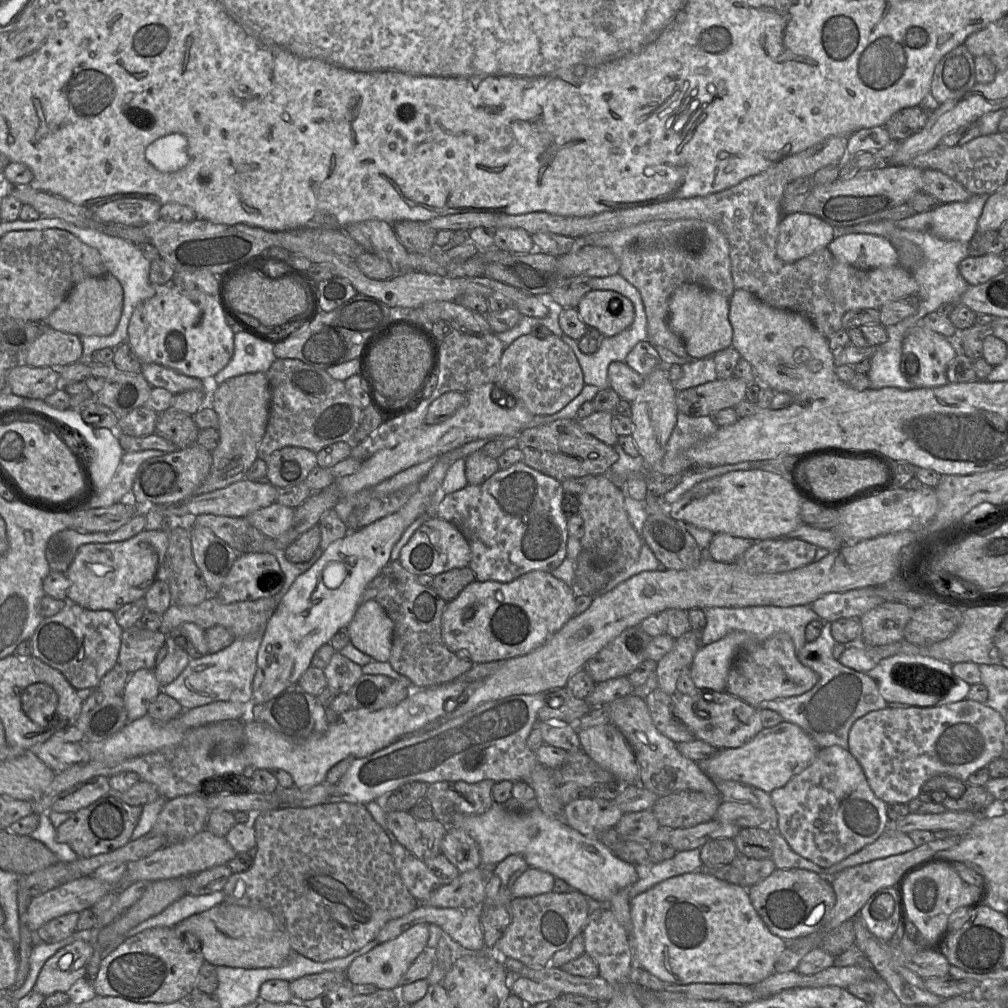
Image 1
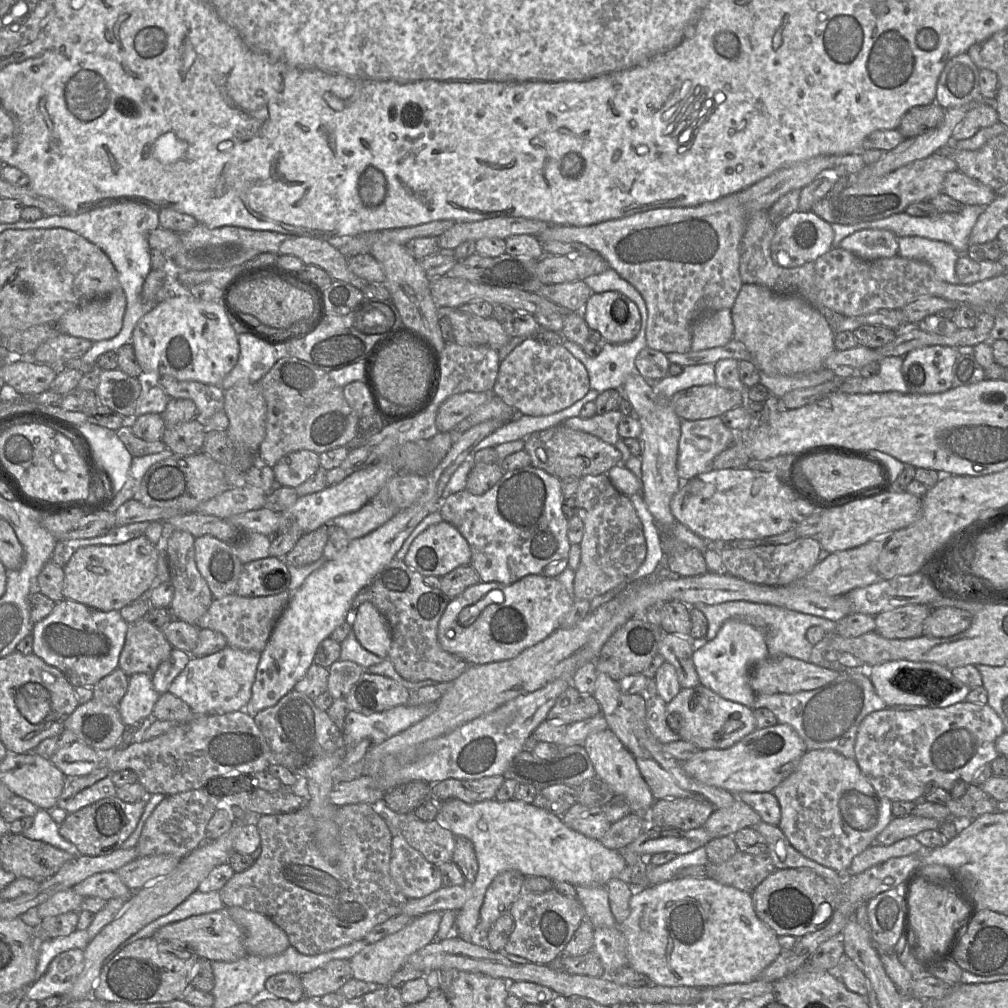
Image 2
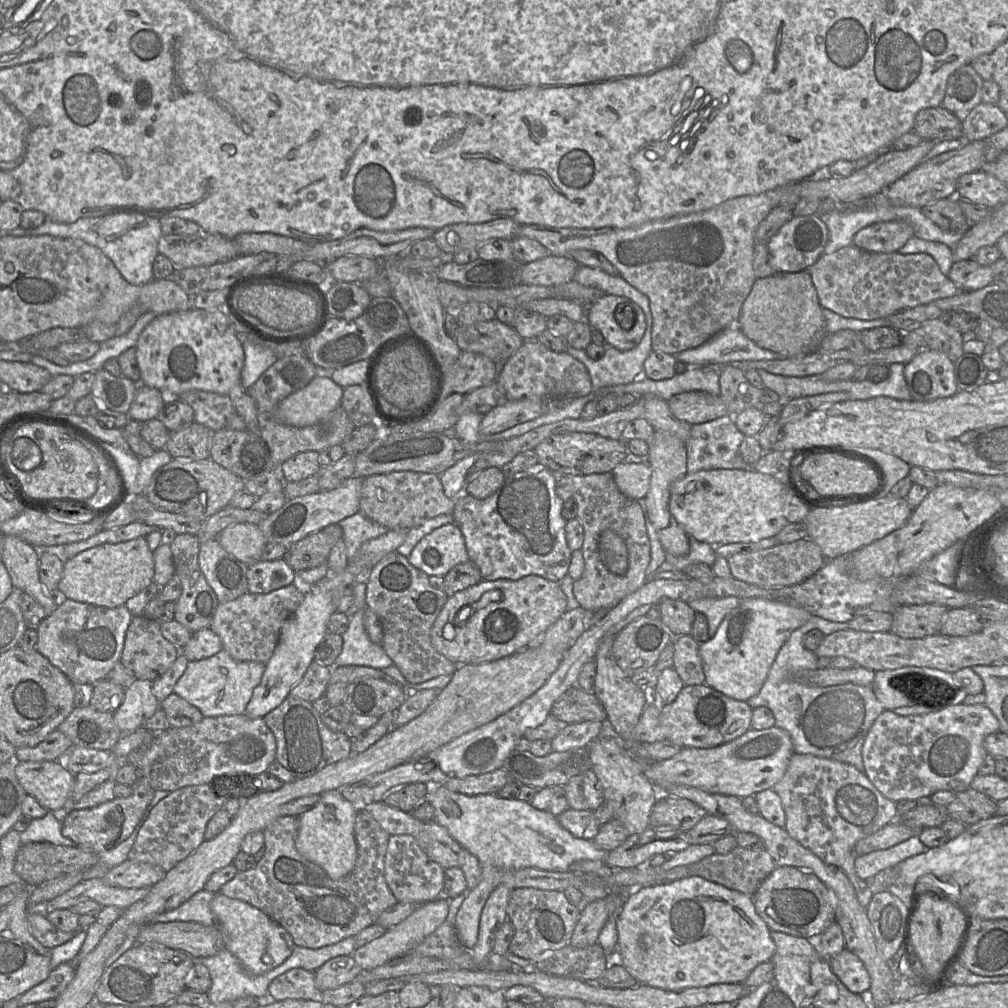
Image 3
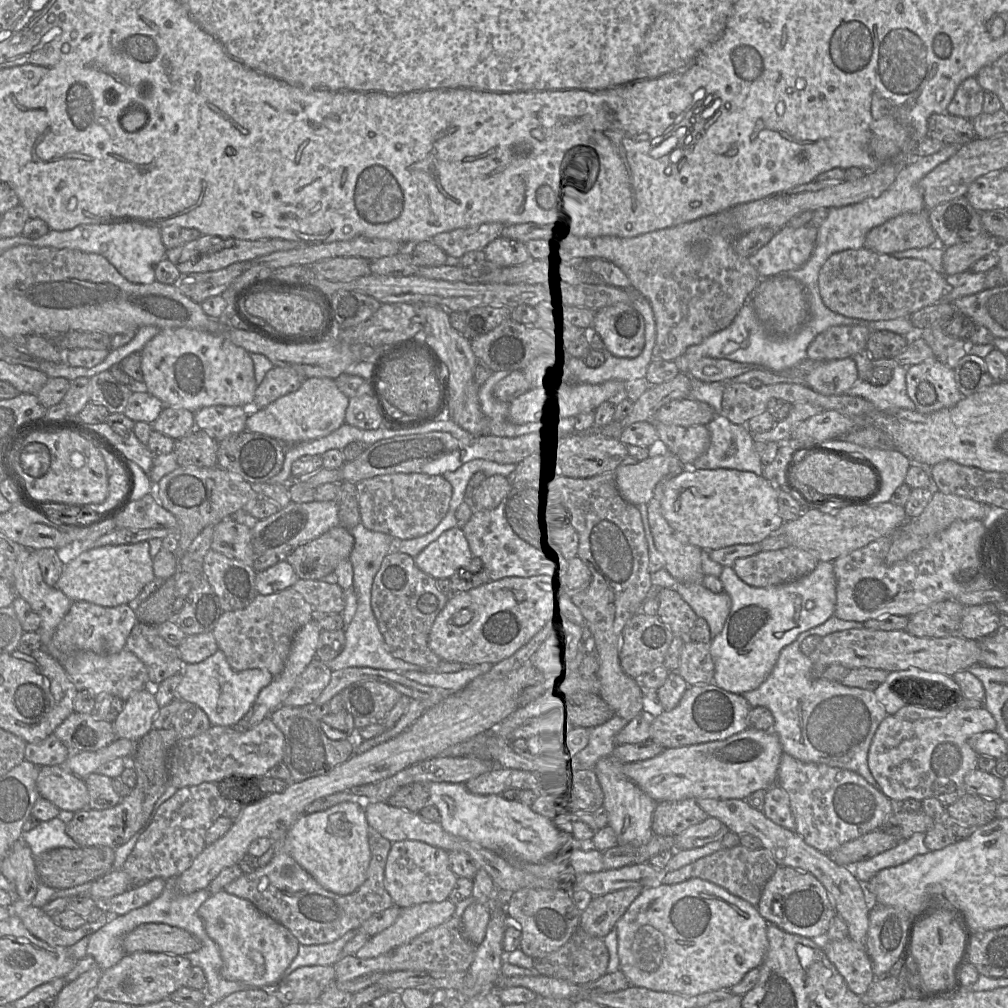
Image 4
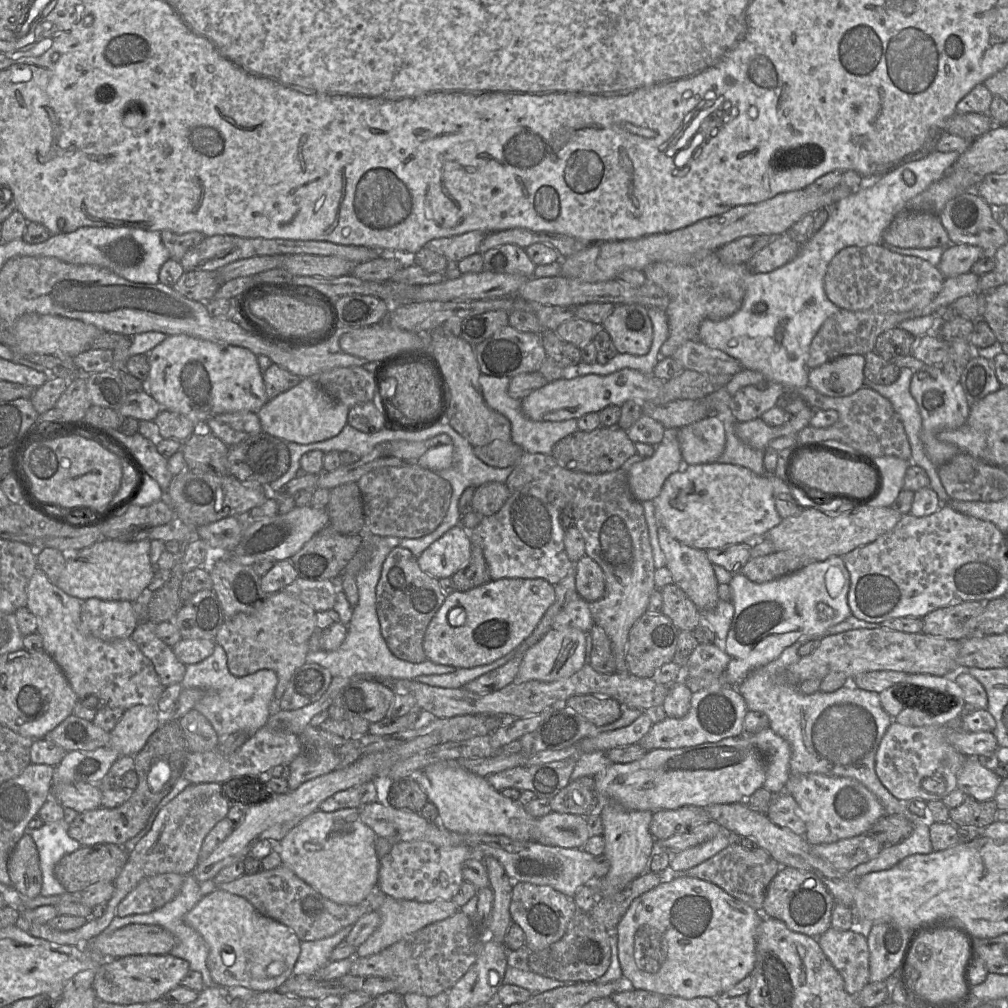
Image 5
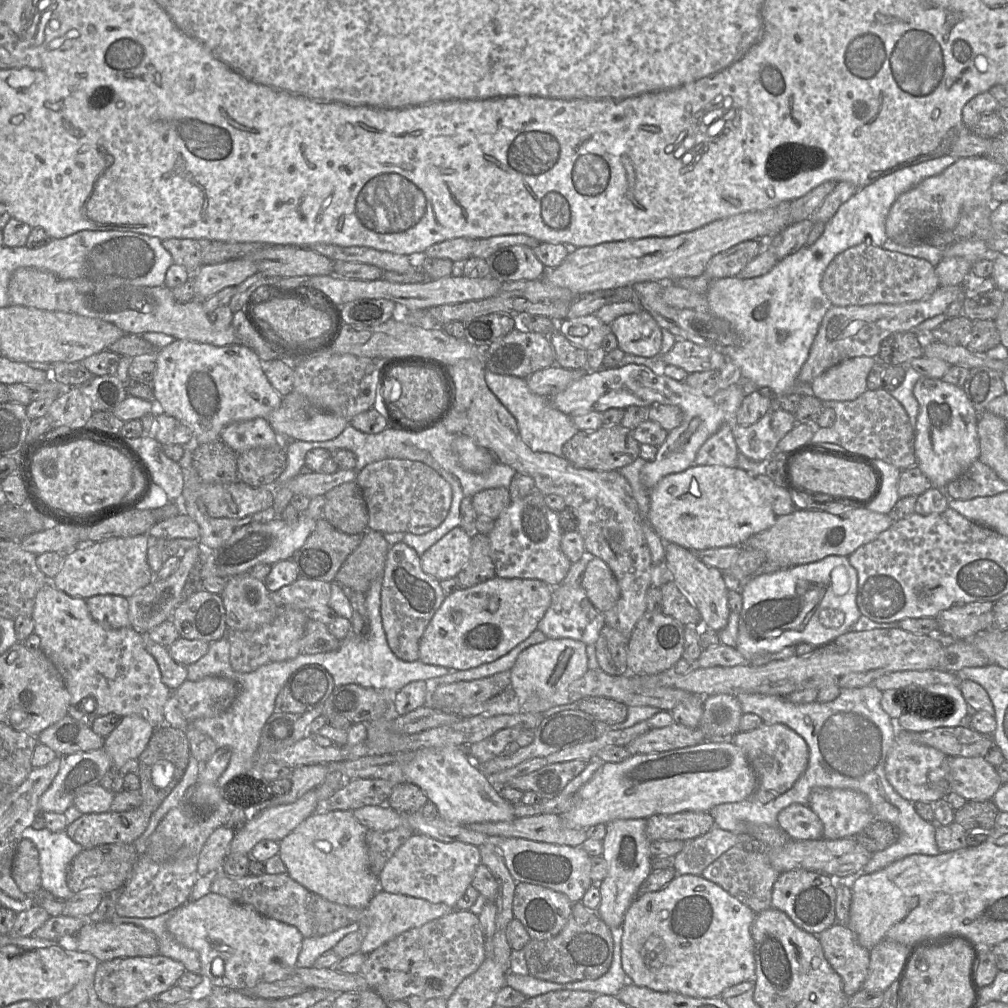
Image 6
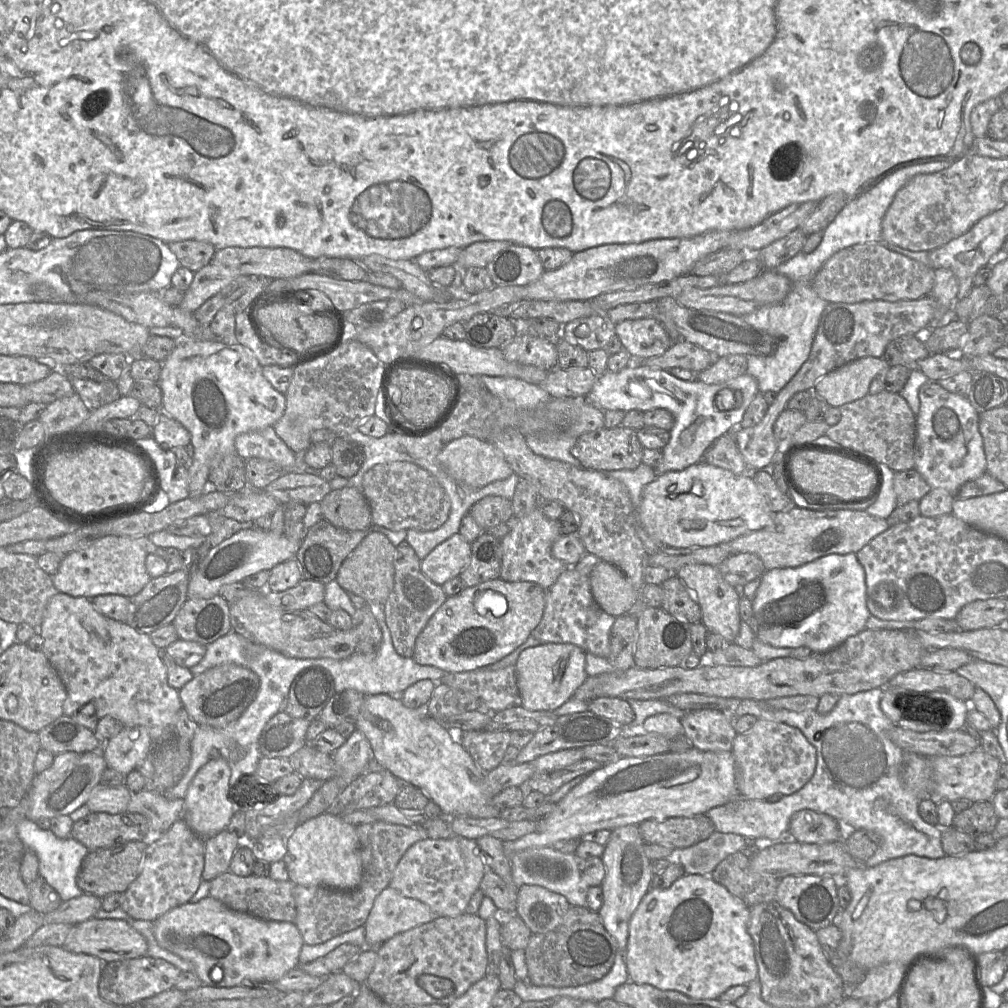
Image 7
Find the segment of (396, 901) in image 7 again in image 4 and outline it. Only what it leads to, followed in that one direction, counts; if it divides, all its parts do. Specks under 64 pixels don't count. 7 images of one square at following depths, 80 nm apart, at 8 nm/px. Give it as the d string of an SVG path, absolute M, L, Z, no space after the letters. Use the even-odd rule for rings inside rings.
M449 899L401 908L396 921L372 936L355 954L360 959L375 958L410 942L454 915L456 904Z

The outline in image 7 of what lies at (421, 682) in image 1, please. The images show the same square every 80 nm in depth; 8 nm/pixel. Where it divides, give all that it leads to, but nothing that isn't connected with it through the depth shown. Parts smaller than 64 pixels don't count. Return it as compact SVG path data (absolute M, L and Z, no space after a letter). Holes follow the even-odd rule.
M402 541L396 546L396 550L394 587L383 610L395 650L403 657L412 658L417 637L433 614L446 601L447 595L441 585L434 583L422 573L421 560L407 541Z

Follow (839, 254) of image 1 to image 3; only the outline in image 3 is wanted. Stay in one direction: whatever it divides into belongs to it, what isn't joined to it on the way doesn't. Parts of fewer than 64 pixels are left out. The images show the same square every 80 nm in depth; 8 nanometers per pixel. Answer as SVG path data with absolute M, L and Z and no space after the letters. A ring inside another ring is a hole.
M906 221L876 223L861 229L853 238L853 246L873 253L898 252L914 237L914 229Z

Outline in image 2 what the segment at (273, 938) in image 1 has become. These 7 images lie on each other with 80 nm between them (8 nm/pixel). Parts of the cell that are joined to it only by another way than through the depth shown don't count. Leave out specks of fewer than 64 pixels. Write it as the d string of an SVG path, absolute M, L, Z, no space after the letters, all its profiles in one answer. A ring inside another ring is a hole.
M226 908L167 924L157 930L153 937L158 941L185 947L199 958L210 961L235 962L248 955L244 946L243 930L228 915Z

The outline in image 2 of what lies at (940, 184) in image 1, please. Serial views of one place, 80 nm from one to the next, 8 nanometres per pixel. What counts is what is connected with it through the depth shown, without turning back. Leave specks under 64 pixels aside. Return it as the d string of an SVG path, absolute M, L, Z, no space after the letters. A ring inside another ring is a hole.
M958 170L947 174L943 193L964 205L988 206L997 196L990 187Z

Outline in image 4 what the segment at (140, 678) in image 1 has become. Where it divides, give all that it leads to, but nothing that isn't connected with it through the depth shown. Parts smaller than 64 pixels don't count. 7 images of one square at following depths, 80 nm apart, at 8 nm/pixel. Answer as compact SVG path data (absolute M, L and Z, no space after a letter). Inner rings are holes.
M149 686L132 694L112 723L117 738L139 741L153 729L153 720L159 712L154 689Z

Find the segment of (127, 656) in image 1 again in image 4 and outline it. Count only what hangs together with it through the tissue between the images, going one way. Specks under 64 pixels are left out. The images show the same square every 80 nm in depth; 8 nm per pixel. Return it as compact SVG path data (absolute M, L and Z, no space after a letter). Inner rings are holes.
M141 621L132 628L125 649L144 663L152 688L168 677L181 673L185 665L178 648L165 641L156 626Z

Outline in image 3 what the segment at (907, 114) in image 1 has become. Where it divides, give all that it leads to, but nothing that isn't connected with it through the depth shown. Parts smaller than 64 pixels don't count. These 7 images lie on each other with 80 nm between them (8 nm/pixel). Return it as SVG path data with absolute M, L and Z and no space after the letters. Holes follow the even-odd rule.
M943 106L920 110L915 118L913 131L923 140L933 142L963 139L961 119Z

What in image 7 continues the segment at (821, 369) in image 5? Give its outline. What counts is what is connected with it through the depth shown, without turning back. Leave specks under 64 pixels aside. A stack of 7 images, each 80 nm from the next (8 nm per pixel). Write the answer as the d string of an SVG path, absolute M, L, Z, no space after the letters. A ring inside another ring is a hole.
M861 357L823 376L813 392L831 406L840 407L869 394L871 381L888 367L883 357Z

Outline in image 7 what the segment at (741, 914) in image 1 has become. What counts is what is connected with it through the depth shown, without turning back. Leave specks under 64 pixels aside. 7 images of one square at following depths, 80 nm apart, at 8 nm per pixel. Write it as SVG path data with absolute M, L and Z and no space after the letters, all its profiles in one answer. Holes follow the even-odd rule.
M684 874L669 888L650 888L640 901L629 921L628 944L625 950L625 963L629 981L636 984L649 984L660 990L674 990L694 999L718 999L730 987L748 985L758 978L758 967L755 960L754 942L748 933L750 908L744 902L732 895L724 886L715 882L710 876Z

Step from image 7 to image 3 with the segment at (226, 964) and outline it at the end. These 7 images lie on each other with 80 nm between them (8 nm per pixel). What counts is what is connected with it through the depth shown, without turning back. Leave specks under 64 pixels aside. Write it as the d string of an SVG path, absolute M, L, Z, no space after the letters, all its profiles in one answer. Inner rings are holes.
M219 892L211 901L210 908L221 932L224 948L236 956L249 973L264 974L281 965L292 954L295 947L292 936L260 909Z

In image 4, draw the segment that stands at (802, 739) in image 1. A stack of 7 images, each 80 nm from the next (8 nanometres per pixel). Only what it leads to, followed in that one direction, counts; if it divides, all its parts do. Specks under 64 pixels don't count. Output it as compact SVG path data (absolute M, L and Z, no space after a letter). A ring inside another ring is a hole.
M747 728L724 740L664 749L651 759L624 763L622 772L657 802L708 798L745 800L752 793L776 784L782 755L782 745L773 731Z

